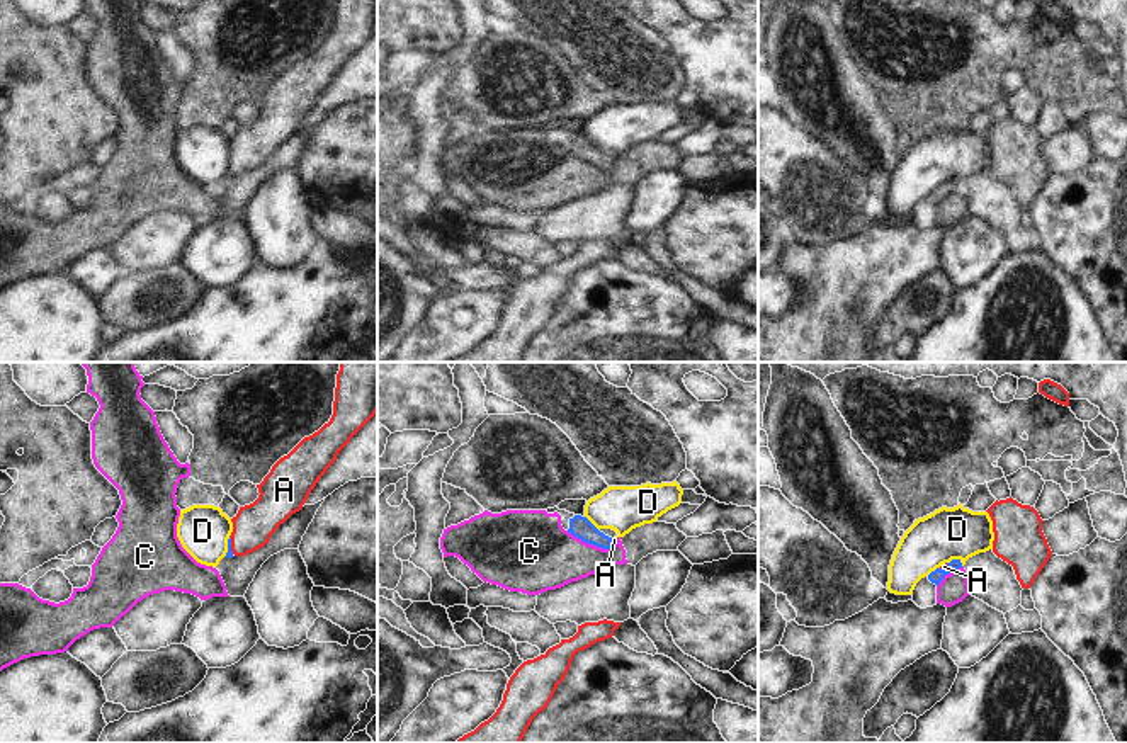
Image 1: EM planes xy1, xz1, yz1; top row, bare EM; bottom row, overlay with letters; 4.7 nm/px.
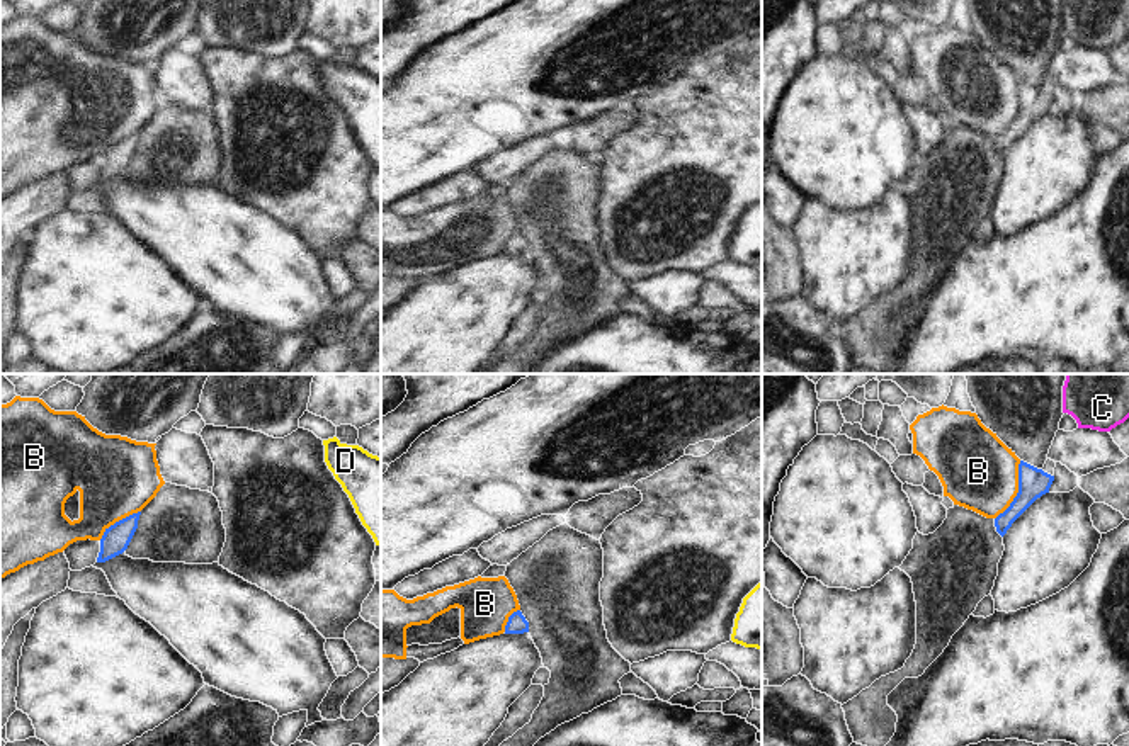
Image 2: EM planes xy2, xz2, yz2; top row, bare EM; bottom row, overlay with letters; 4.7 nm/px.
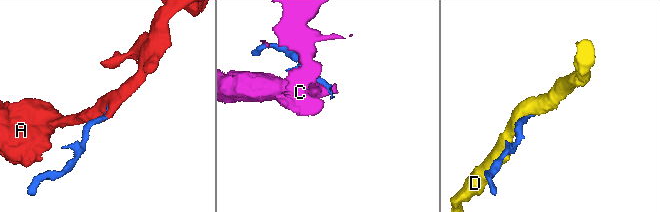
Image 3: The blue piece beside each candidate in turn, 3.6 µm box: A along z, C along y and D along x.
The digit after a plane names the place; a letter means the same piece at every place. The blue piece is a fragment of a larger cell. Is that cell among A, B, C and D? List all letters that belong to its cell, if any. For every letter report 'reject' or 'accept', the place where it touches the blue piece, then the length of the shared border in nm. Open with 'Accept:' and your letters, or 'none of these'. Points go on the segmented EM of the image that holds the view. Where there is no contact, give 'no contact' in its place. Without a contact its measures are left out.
Accept: A
A: accept; contact xy1 (230, 544); length 90 nm
B: reject; contact yz2 (1019, 490); length 300 nm
C: reject; contact xz1 (588, 543); length 240 nm
D: reject; contact yz1 (956, 560); length 80 nm

